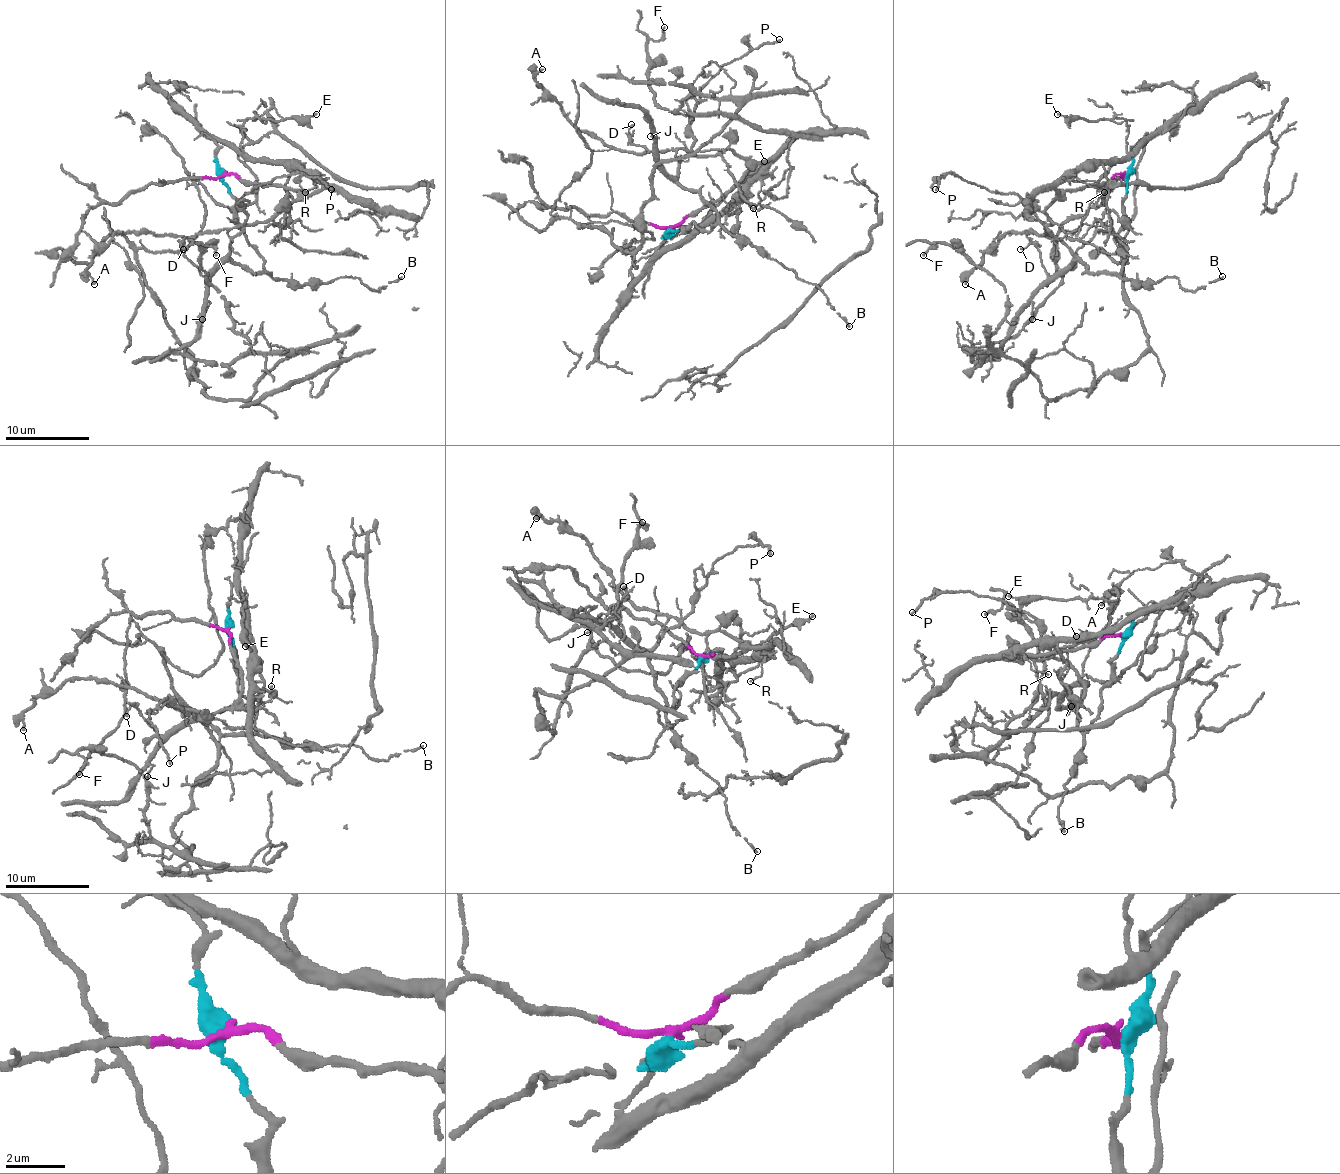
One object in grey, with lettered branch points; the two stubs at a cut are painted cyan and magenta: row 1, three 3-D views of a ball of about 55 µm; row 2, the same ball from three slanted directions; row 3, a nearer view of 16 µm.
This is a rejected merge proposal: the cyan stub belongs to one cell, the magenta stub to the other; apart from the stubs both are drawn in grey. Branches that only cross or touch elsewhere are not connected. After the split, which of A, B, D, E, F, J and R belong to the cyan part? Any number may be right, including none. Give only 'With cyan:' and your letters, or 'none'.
With cyan: B, D, J

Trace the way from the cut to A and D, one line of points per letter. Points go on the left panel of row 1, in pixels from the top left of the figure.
A: (222, 175), (295, 189), (298, 196), (264, 221), (237, 227), (192, 236), (114, 234), (87, 269), (93, 284)
D: (222, 175), (234, 200), (234, 219), (268, 274), (253, 274), (226, 261), (203, 276), (184, 248)

